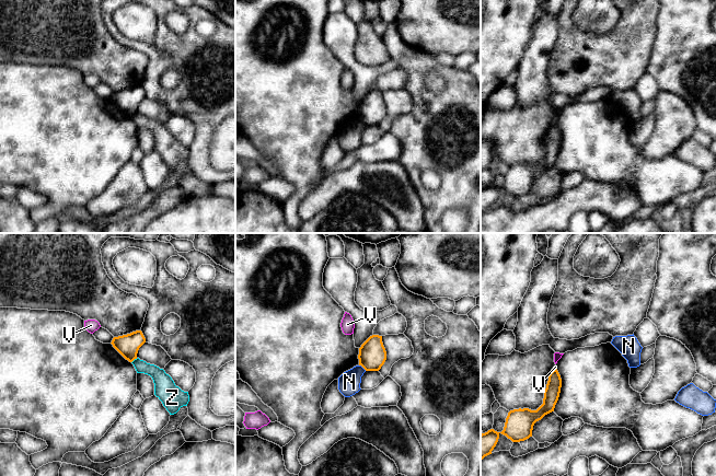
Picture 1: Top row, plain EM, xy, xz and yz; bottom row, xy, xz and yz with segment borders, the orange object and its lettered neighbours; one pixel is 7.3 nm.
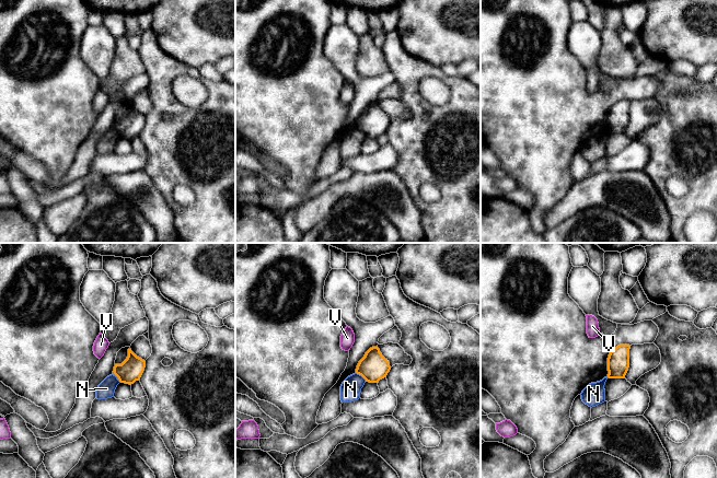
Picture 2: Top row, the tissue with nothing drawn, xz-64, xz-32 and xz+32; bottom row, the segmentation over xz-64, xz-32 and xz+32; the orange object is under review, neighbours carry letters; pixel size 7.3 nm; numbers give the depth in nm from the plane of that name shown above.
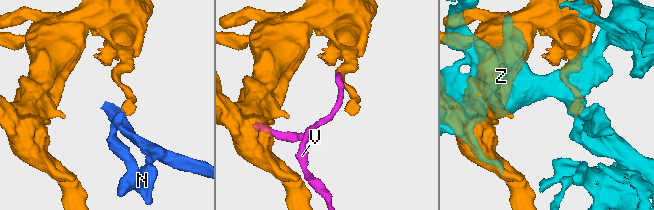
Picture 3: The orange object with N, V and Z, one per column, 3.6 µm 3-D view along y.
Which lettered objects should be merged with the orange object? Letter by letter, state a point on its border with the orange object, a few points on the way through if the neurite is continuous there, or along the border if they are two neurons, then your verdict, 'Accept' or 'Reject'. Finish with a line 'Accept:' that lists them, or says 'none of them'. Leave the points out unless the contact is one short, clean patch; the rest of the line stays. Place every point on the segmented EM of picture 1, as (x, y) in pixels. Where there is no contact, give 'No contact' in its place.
N: Touches orange at xz (362, 367). Boundary: xz (359, 364), (366, 370). Reject
V: Touches orange at yz (553, 370). Reject
Z: Touches orange at xy (134, 359). Reject
Accept: none of them

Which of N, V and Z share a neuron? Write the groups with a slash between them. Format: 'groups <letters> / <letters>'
groups N / V / Z

